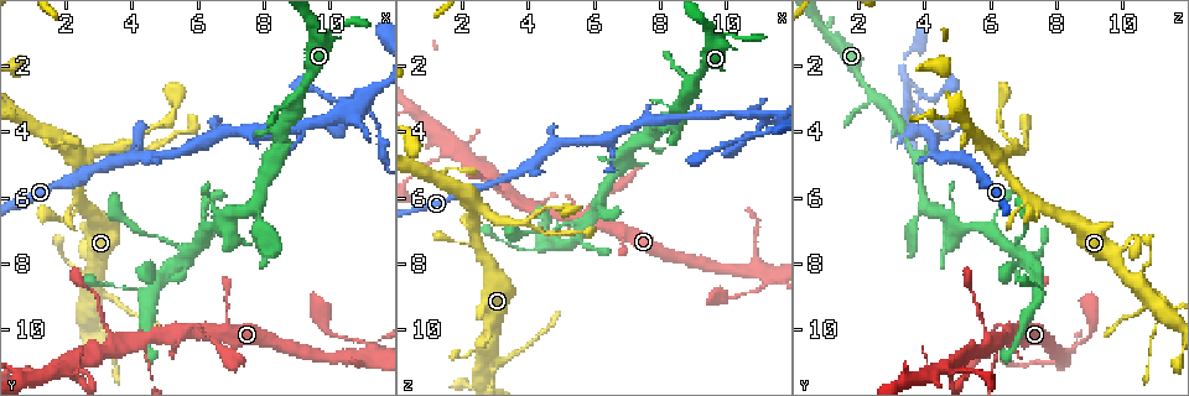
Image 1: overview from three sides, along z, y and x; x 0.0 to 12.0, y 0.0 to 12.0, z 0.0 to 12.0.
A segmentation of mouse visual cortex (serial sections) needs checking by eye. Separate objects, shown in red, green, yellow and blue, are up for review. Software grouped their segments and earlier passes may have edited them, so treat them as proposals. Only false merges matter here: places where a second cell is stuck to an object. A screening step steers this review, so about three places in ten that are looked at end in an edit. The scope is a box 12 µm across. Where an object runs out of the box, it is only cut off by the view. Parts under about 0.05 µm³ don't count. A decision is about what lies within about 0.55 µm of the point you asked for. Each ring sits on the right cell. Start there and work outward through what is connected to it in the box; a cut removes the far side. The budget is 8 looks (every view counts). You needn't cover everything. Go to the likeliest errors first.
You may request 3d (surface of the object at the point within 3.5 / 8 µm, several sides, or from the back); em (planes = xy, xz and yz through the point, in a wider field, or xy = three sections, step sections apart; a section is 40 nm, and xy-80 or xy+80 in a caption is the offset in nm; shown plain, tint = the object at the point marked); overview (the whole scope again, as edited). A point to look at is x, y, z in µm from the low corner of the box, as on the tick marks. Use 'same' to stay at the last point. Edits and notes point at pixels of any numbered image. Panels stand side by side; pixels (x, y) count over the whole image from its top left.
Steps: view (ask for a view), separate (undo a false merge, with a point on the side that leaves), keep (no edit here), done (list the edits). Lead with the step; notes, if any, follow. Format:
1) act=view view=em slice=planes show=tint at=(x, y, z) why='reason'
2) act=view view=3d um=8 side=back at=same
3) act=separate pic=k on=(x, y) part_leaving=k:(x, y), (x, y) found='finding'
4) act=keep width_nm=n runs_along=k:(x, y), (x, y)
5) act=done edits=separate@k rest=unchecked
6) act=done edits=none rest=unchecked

act=view view=3d um=8 at=(11.0, 3.0, 3.4) why='calibre changes'

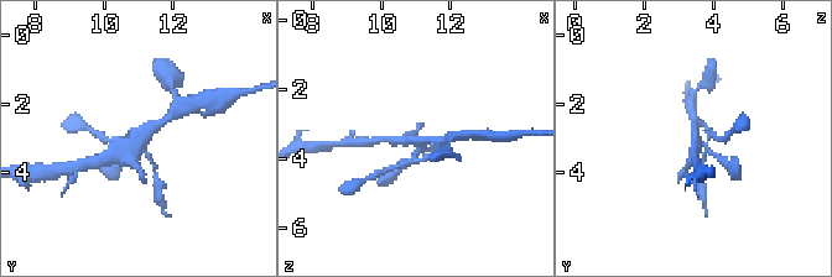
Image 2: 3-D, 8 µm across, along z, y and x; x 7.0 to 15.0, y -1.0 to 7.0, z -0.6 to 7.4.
act=view view=3d um=3.5 at=(11.0, 3.0, 3.5) why='zoom in'

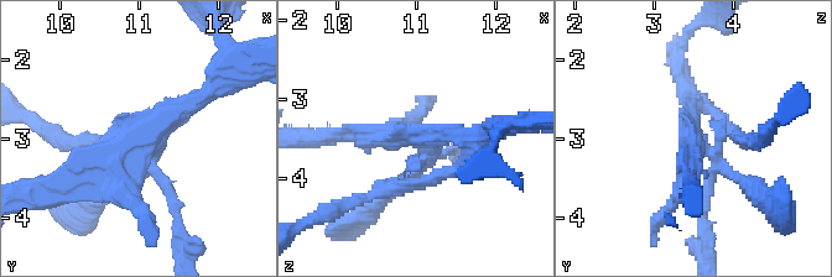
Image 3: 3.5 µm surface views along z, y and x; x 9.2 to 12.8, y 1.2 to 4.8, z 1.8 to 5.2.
act=view view=em slice=xy step=1 show=tint at=(10.95, 3.05, 3.50) why='need the tissue'

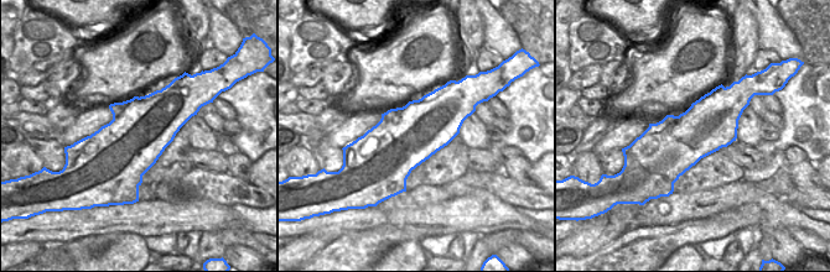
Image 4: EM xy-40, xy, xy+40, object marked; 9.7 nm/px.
act=keep runs_along=3:(60, 183), (193, 108) found='continuous, no second cell'

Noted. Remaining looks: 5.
act=view view=3d um=3.5 at=(4.4, 10.3, 6.3) why='thick turns thin'

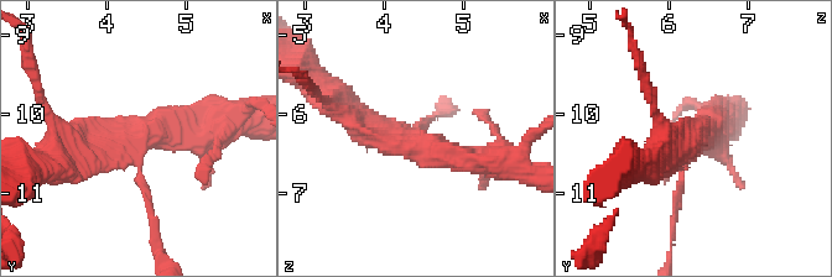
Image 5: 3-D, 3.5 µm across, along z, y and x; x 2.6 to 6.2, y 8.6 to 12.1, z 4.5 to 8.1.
act=view view=em slice=xy step=2 show=tint at=(4.40, 10.30, 6.40) arms=3 arm_widths_nm=100,300,300

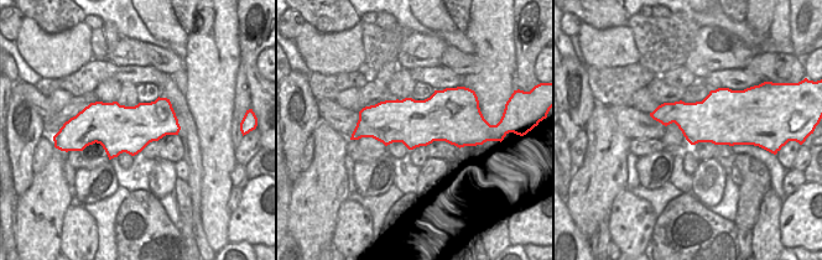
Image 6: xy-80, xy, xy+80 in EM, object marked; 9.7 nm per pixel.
act=keep runs_along=5:(495, 160), (376, 139), (343, 109) found='continuous, no second cell'

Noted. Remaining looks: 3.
act=view view=3d um=3.5 at=(3.9, 4.4, 6.7) why='two arms in line, one across'

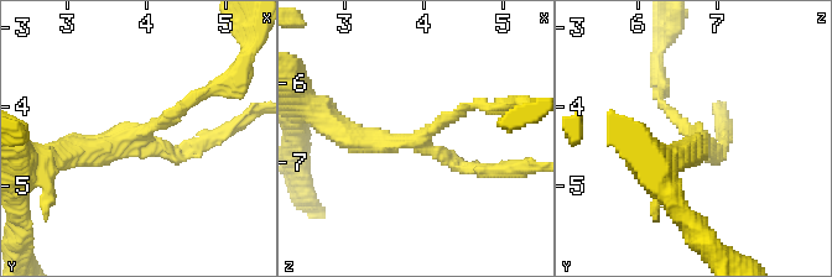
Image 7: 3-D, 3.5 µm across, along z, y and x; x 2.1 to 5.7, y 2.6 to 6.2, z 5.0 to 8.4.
act=view view=em slice=xy step=1 show=plain at=(3.90, 4.30, 6.75) arms=3 arm_widths_nm=150,150,350

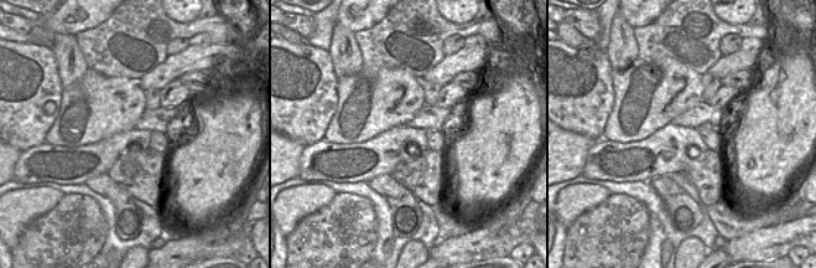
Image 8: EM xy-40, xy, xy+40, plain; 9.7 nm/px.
act=view view=em slice=xy step=1 show=tint at=same why='where the object lies'

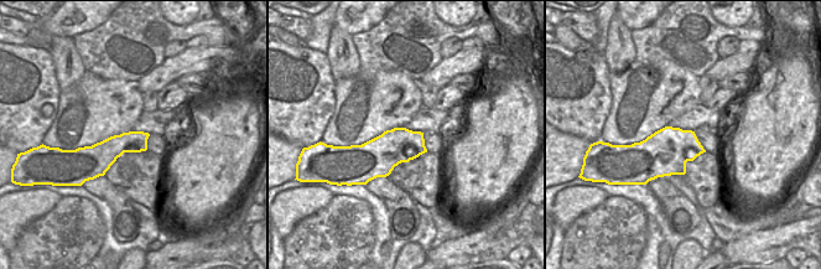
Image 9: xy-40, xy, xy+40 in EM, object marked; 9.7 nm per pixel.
act=keep width_nm=340 runs_along=7:(60, 156), (142, 134), (199, 92) found='all the same cell'

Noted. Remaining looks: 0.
act=done edits=none rest=unchecked

